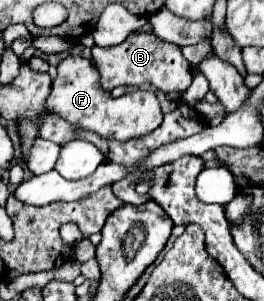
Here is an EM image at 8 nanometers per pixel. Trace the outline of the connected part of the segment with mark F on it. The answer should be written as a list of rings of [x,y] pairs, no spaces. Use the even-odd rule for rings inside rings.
[[[69,55],[65,57],[59,67],[59,75],[53,79],[51,93],[45,99],[45,107],[49,113],[67,119],[79,129],[93,131],[105,139],[117,139],[121,143],[133,139],[133,137],[143,137],[151,133],[153,129],[159,127],[163,113],[159,107],[159,101],[153,93],[149,91],[133,91],[129,95],[123,95],[119,99],[111,99],[107,91],[103,91],[99,83],[99,71],[89,59],[83,59],[79,55]]]

